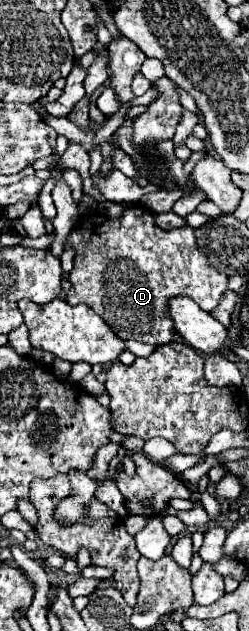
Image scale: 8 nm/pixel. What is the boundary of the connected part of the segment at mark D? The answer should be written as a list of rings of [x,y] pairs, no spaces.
[[[138,203],[134,209],[126,209],[122,217],[110,219],[110,231],[104,231],[106,223],[106,219],[98,219],[98,223],[94,223],[94,229],[78,225],[78,229],[70,231],[66,239],[66,245],[72,245],[76,249],[74,269],[68,277],[72,287],[68,291],[66,301],[70,305],[86,303],[118,333],[118,337],[152,345],[166,345],[174,337],[174,325],[170,323],[168,315],[168,301],[172,297],[186,295],[194,299],[204,311],[210,311],[218,305],[222,293],[228,289],[228,277],[218,273],[218,269],[214,269],[206,261],[206,255],[200,253],[194,229],[182,227],[164,231],[152,223],[152,213],[142,203]]]

